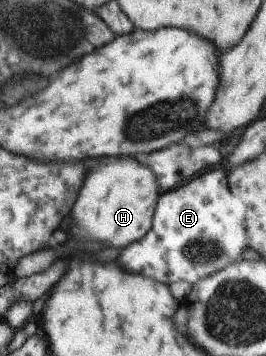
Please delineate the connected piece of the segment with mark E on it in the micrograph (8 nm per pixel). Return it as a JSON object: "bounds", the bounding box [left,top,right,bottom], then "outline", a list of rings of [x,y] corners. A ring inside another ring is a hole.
{"bounds":[120,169,248,283],"outline":[[[208,169],[203,171],[194,177],[191,177],[188,181],[180,183],[175,188],[172,188],[168,192],[163,192],[159,197],[158,209],[155,211],[154,225],[152,226],[152,233],[148,233],[148,237],[144,237],[144,241],[136,241],[136,245],[130,245],[128,249],[124,249],[124,253],[120,255],[120,265],[130,271],[130,273],[140,273],[140,275],[146,275],[146,277],[152,277],[156,281],[162,281],[162,283],[174,283],[175,281],[188,281],[188,283],[196,283],[203,280],[205,277],[211,276],[218,270],[228,267],[232,262],[239,262],[242,260],[242,251],[248,247],[245,240],[245,231],[243,223],[244,203],[240,196],[233,194],[227,184],[227,173],[222,169]]]}

